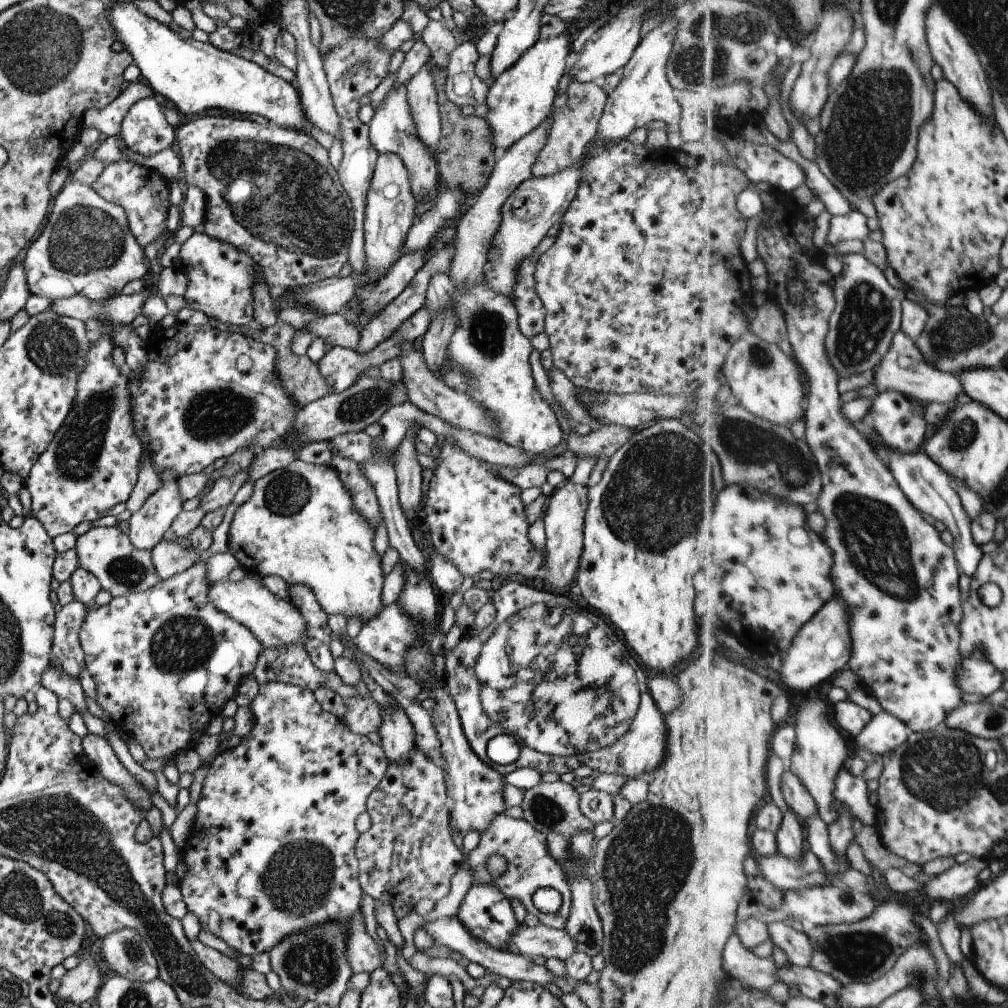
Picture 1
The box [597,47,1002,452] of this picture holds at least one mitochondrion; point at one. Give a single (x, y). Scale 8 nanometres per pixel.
(868, 129)

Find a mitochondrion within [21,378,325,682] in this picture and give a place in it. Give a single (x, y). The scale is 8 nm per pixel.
(77, 454)

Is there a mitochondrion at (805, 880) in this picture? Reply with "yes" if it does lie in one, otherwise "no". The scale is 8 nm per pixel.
no

